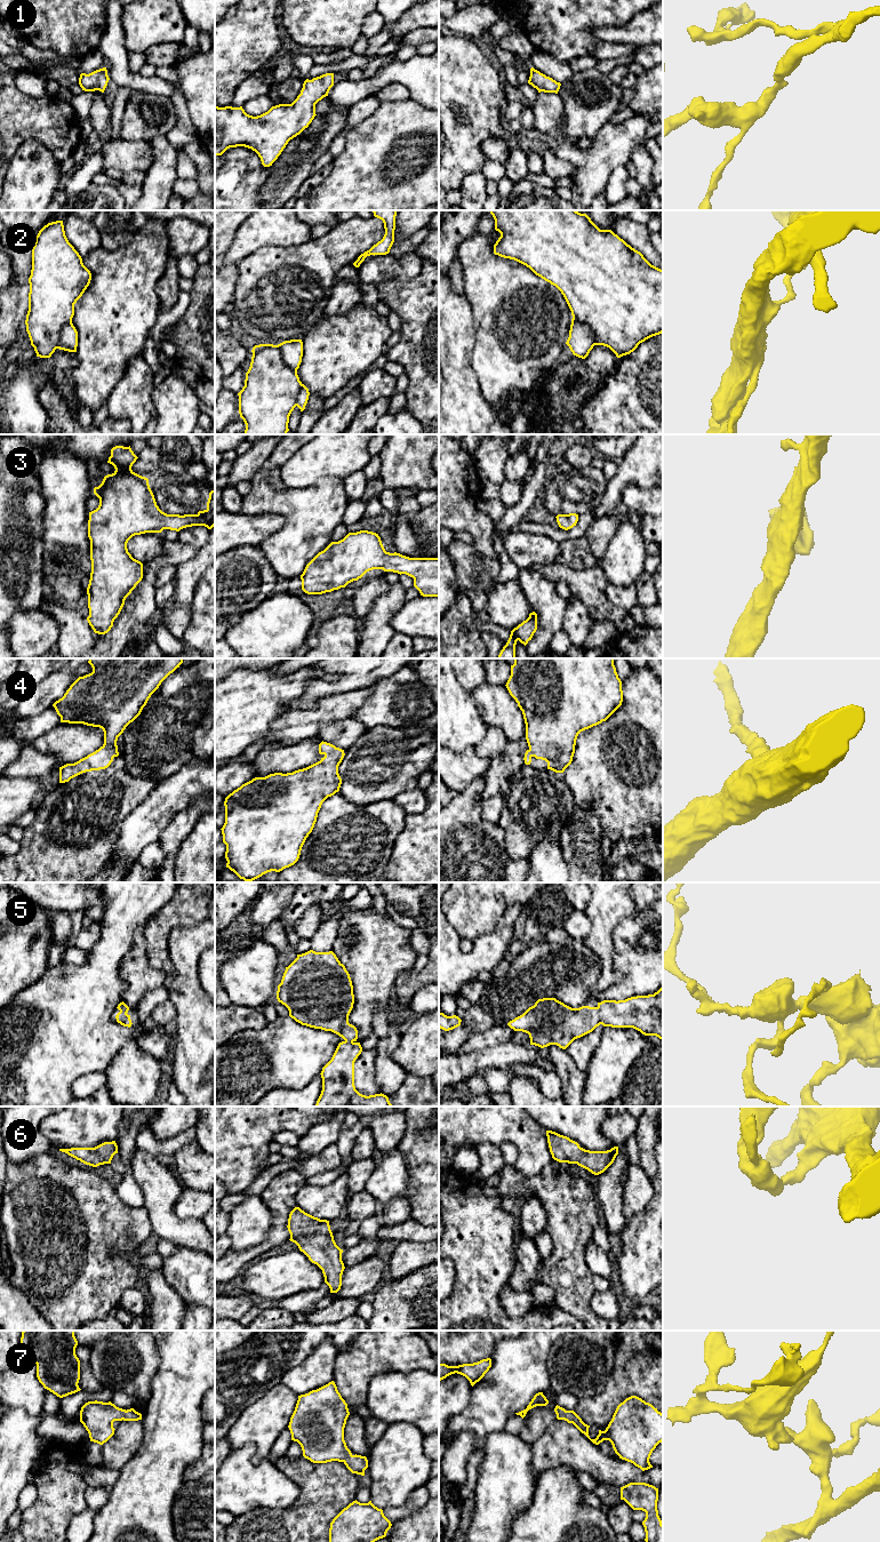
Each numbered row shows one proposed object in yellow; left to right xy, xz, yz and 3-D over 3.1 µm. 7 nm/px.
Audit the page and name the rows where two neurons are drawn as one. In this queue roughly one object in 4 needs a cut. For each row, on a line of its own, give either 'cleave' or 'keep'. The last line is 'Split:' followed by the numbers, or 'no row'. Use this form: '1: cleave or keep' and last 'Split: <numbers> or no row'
1: keep
2: cleave
3: keep
4: keep
5: keep
6: keep
7: keep
Split: 2

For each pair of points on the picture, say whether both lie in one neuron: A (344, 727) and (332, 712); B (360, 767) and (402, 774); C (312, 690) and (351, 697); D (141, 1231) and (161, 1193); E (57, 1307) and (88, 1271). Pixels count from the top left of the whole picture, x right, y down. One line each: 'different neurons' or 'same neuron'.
A: different neurons
B: same neuron
C: different neurons
D: different neurons
E: same neuron

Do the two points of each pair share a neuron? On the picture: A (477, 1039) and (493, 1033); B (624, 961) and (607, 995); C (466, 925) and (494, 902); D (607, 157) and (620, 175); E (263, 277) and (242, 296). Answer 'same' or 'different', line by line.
A: same
B: same
C: same
D: different
E: same

